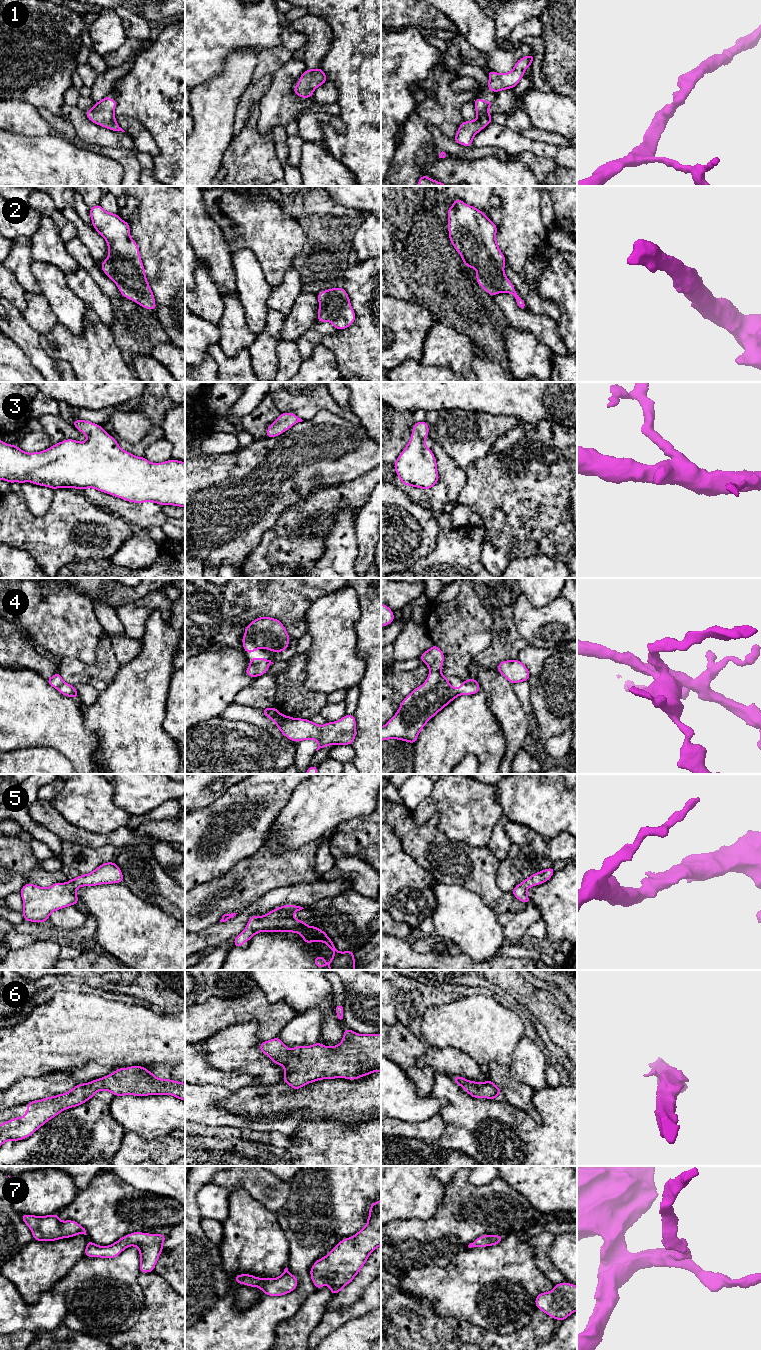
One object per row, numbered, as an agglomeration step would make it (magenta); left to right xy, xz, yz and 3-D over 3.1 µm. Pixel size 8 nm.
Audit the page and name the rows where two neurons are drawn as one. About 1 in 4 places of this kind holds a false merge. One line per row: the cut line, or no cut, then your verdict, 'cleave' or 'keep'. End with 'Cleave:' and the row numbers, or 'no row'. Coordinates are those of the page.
1: no cut | keep
2: no cut | keep
3: no cut | keep
4: xz (250, 663), (256, 667), (258, 675) | cleave
5: no cut | keep
6: no cut | keep
7: no cut | keep
Cleave: 4

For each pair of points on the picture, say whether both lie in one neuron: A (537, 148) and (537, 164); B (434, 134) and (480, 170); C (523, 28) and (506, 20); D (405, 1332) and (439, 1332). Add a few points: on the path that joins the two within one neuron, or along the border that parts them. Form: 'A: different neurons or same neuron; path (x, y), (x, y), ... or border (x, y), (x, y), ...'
A: different neurons; border (513, 156), (532, 152), (551, 158), (556, 165)
B: different neurons; border (446, 152), (467, 160), (491, 157)
C: different neurons; border (538, 16), (533, 16), (519, 23), (506, 38)
D: same neuron; path (413, 1332), (431, 1332)

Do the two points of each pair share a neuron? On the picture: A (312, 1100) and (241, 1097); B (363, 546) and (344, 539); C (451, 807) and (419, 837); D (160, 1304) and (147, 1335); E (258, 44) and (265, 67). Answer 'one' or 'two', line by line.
A: one
B: two
C: two
D: one
E: two

